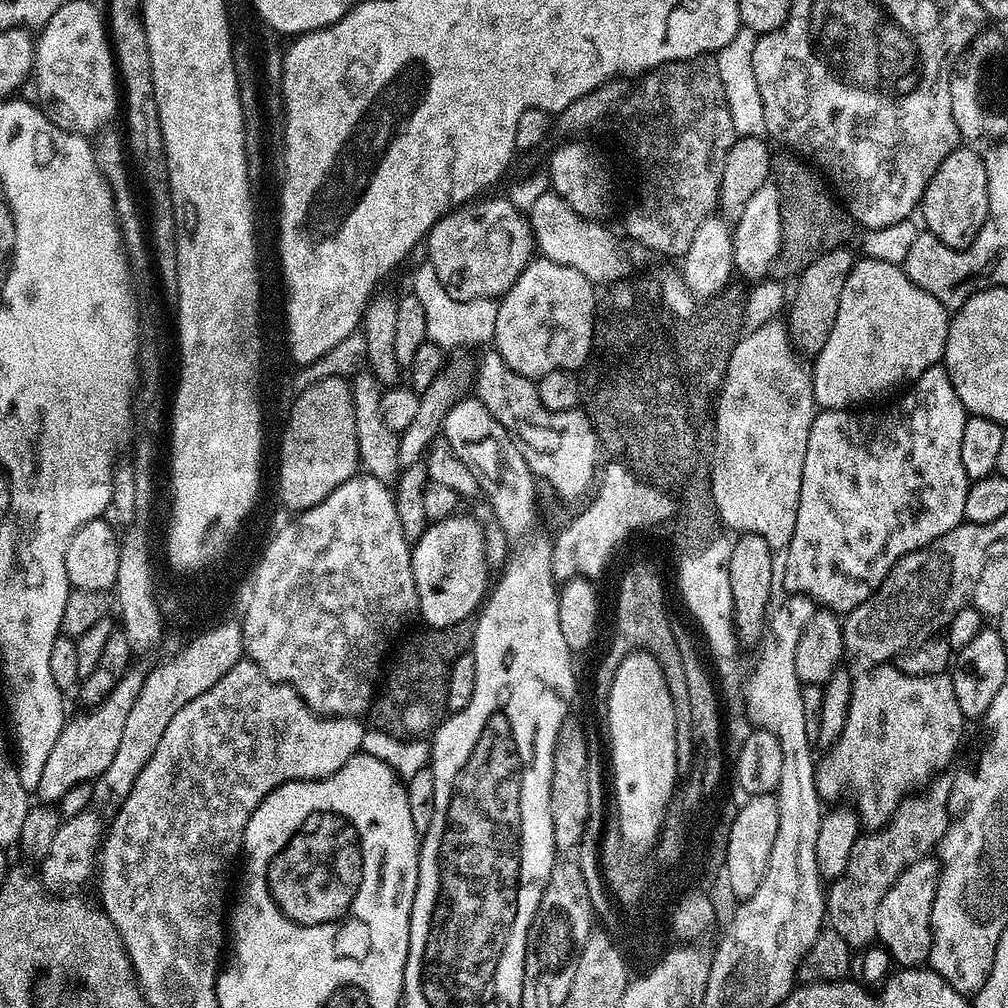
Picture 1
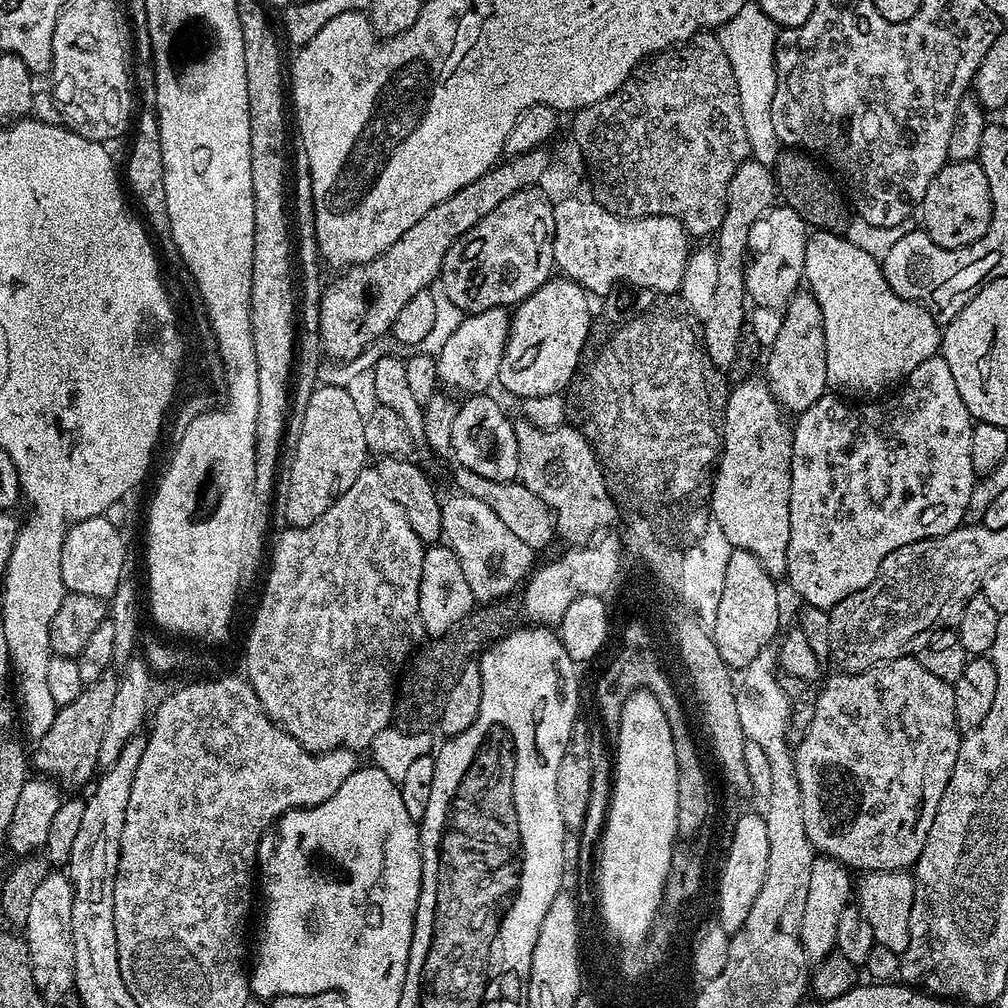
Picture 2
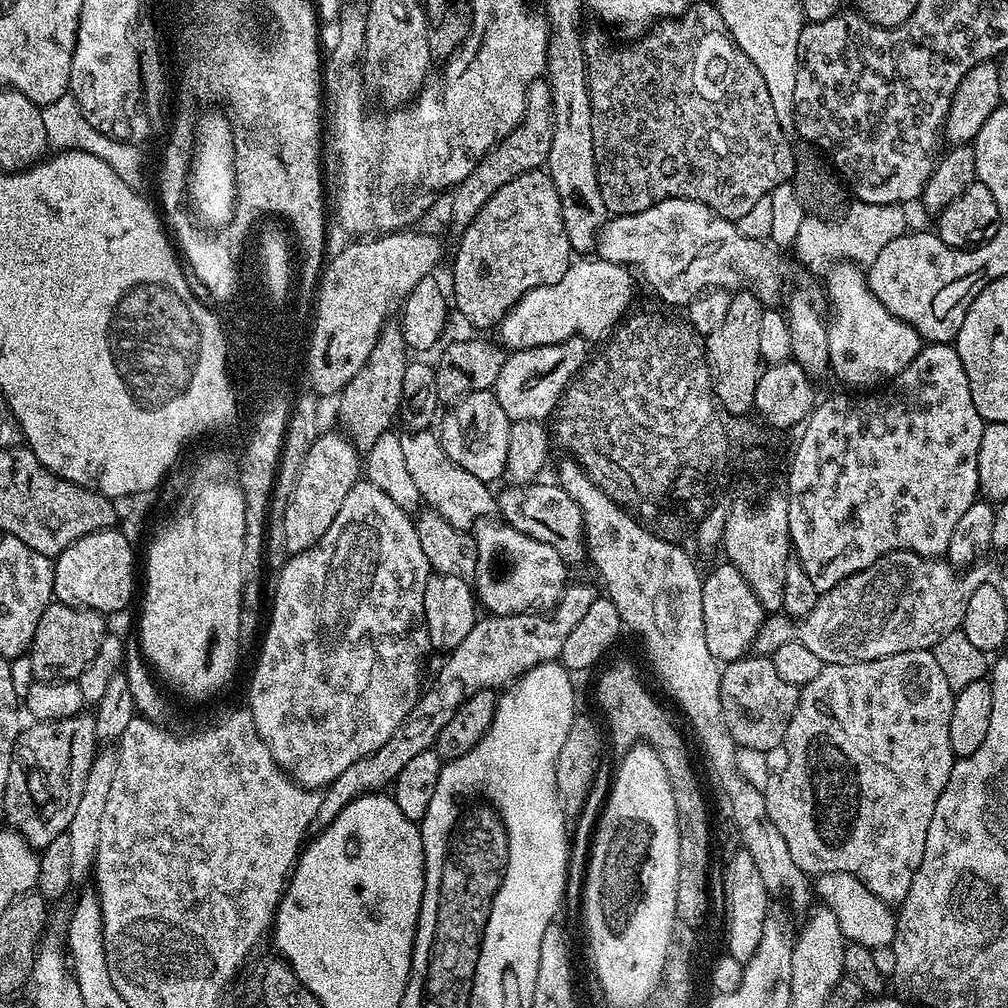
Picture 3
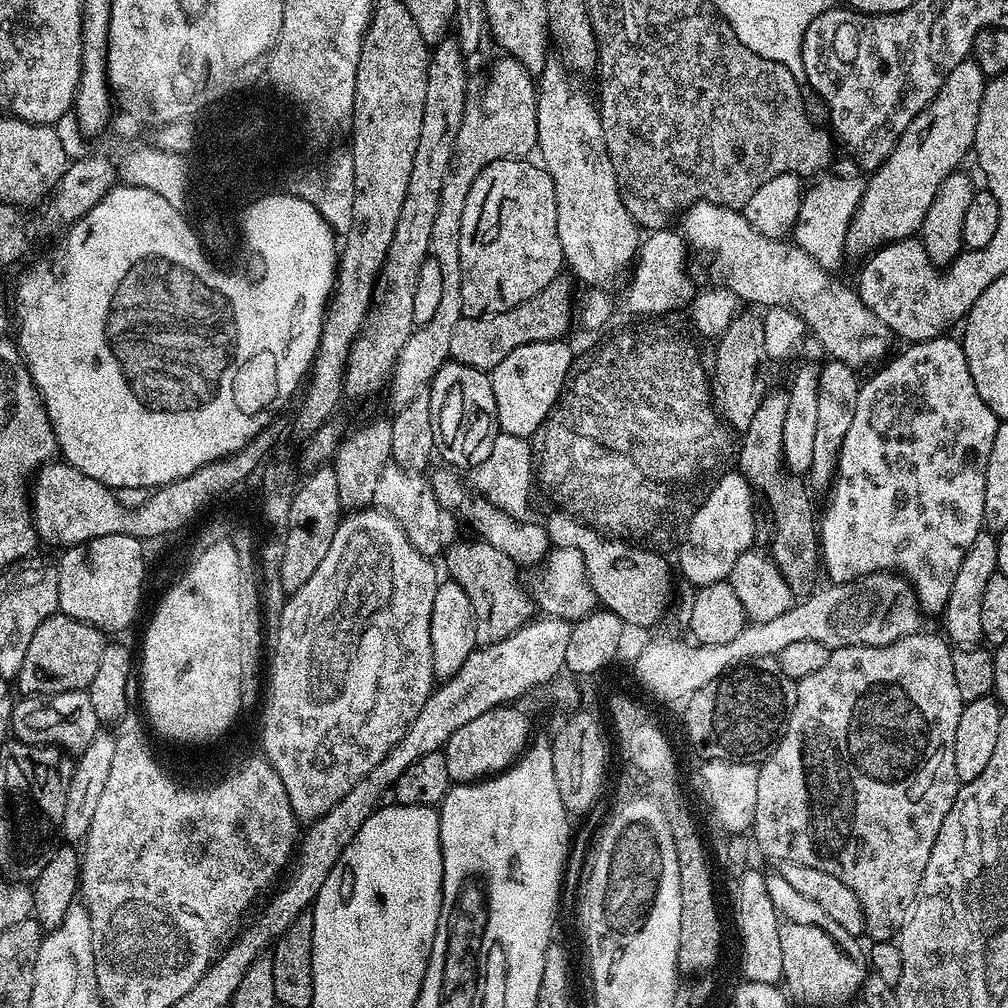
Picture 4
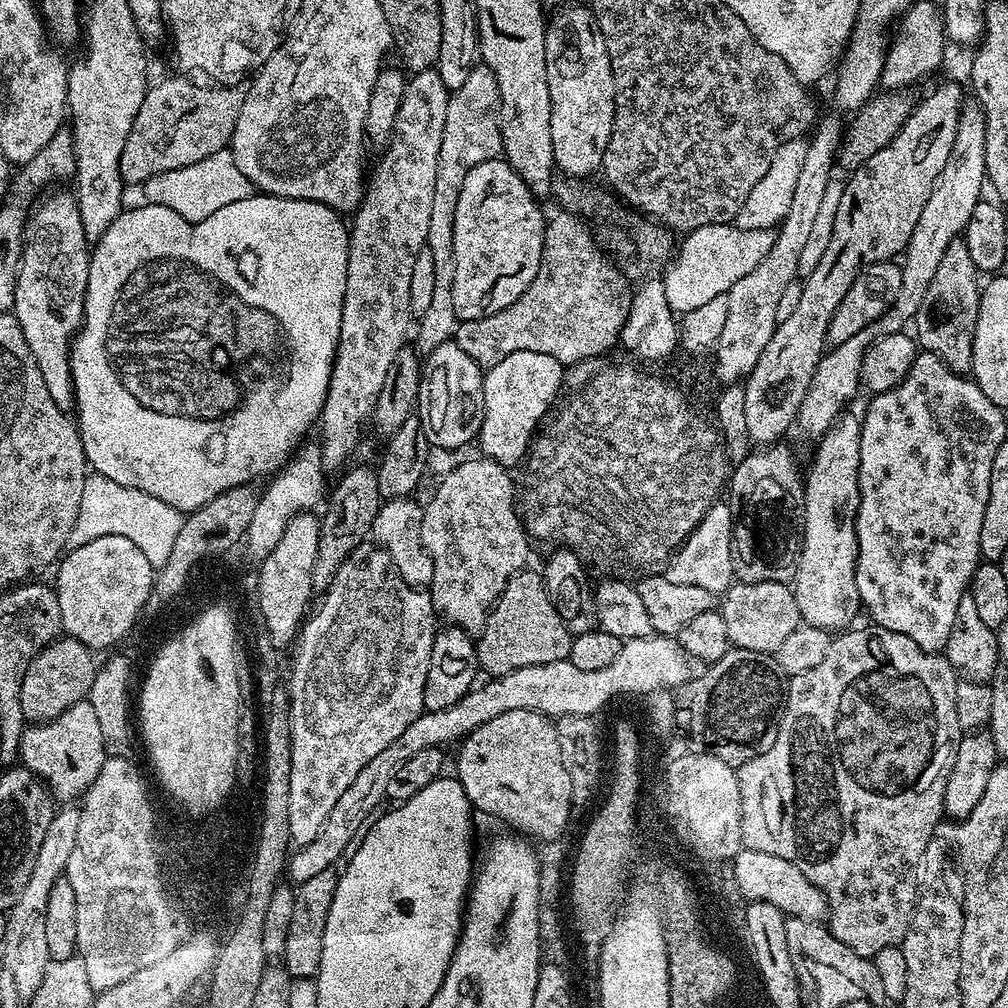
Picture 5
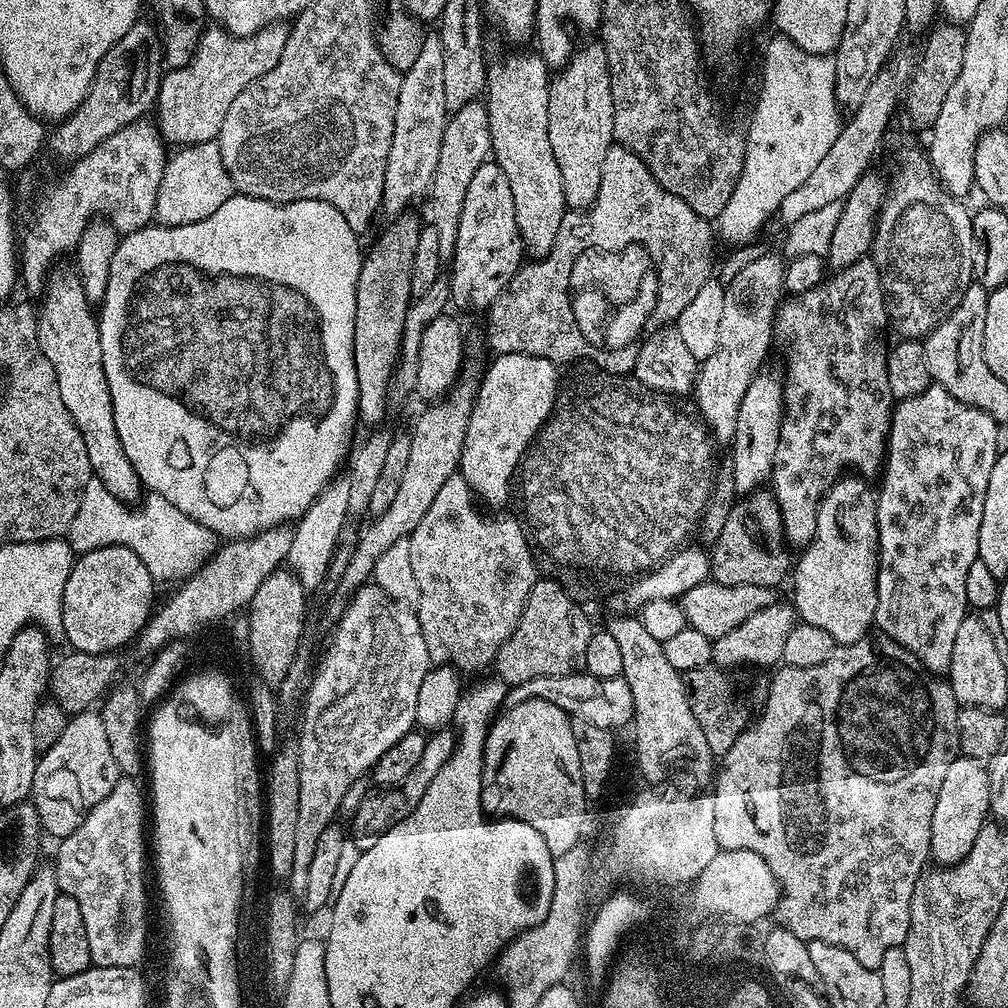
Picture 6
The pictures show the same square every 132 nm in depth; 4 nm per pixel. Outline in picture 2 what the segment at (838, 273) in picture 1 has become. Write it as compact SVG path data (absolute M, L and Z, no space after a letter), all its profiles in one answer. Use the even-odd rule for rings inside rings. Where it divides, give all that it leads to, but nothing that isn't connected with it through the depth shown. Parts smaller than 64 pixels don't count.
M807 290L797 292L788 307L783 309L782 315L782 330L778 330L778 338L774 338L772 347L767 349L768 365L763 375L772 397L780 403L780 407L789 413L799 414L814 406L814 402L818 402L818 398L829 391L824 323L818 302Z

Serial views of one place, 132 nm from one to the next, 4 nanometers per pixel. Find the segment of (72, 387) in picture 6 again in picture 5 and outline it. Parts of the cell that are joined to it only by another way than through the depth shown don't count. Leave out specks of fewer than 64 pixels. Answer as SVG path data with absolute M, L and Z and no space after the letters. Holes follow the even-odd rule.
M60 190L49 191L49 196L31 209L28 222L24 226L24 249L14 290L14 315L22 326L22 334L26 334L26 346L30 346L34 362L38 362L38 370L42 370L42 382L46 382L50 398L54 398L59 408L68 410L74 404L70 349L76 333L80 331L80 325L84 323L84 299L90 270L90 241L82 230L82 214L78 214L75 195L71 191L56 191Z

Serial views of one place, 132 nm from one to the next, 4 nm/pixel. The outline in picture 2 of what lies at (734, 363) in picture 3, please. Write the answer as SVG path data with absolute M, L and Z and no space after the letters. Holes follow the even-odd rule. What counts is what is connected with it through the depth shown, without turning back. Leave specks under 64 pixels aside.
M749 158L743 164L740 164L728 187L728 205L726 206L726 214L722 220L722 226L714 236L714 241L716 240L714 251L718 258L718 287L714 294L714 310L710 312L711 323L710 327L708 327L708 339L706 340L709 345L709 352L712 352L713 359L719 361L719 364L727 364L728 361L732 360L736 336L740 329L740 320L746 316L744 300L746 304L748 291L746 290L746 282L744 281L744 269L747 268L750 259L748 255L750 232L755 223L769 212L771 208L777 207L777 204L778 189L773 169L767 164L758 163L753 158Z

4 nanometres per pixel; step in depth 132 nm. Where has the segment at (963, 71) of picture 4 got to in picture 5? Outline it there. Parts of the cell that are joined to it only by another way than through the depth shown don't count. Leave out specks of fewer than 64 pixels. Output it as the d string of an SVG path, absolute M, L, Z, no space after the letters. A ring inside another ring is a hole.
M938 85L925 100L923 97L912 109L910 118L906 118L896 137L886 146L882 146L878 154L866 158L866 162L849 175L852 177L847 178L834 216L830 242L818 258L814 270L803 277L804 289L797 308L790 313L790 318L777 323L770 342L766 342L766 350L762 350L758 362L743 381L746 430L753 445L767 446L783 441L788 427L797 423L802 398L808 389L810 378L814 376L820 357L826 351L828 327L834 318L834 310L838 310L842 298L846 298L846 290L854 286L854 278L858 278L860 269L871 264L891 261L908 247L914 234L914 226L918 226L918 218L922 218L922 206L926 206L926 198L930 198L930 190L934 190L934 182L938 182L938 174L942 174L942 166L946 166L946 158L950 158L950 150L954 150L954 134L958 134L958 118L965 100L964 92L958 85Z

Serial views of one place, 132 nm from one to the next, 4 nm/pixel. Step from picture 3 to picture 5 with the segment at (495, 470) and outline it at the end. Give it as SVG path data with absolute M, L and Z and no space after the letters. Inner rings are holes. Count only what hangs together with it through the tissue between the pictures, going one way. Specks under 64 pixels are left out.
M445 342L437 345L432 352L427 353L422 360L422 371L420 374L420 389L417 394L418 415L422 436L436 448L460 448L463 444L473 443L474 425L482 412L484 403L484 372L481 365L466 354L455 342Z

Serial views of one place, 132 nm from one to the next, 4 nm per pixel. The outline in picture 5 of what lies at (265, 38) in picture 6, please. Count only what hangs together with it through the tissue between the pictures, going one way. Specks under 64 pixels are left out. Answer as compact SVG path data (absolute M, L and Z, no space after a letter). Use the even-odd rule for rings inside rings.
M168 76L149 87L148 93L142 98L142 106L138 110L138 118L134 118L134 126L126 138L126 146L122 146L120 159L120 178L125 185L143 185L154 174L166 170L177 169L200 162L210 154L225 151L229 147L234 126L240 113L241 93L228 86L212 86L216 88L196 88L192 92L192 84L184 76Z

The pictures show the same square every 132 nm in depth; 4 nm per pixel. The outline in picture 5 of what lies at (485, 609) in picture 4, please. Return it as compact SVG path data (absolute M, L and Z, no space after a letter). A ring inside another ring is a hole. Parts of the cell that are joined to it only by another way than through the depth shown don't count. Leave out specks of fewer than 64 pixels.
M521 570L506 582L493 604L484 629L475 637L476 662L481 673L495 678L510 674L519 667L567 660L572 645L573 629L561 609L548 597L544 577L538 571Z

